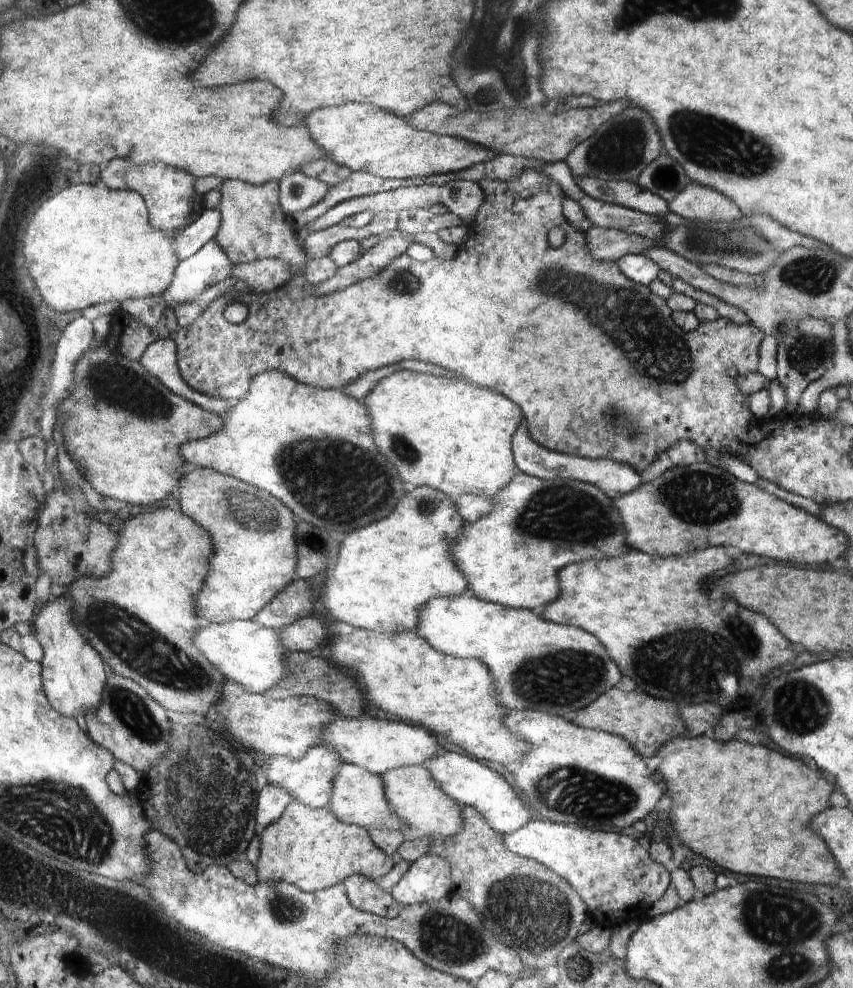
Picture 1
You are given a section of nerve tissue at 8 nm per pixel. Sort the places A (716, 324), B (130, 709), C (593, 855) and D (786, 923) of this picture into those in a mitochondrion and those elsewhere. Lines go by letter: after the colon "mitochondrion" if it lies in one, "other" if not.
A: other
B: mitochondrion
C: other
D: mitochondrion

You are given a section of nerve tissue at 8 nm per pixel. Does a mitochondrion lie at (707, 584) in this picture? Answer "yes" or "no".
no

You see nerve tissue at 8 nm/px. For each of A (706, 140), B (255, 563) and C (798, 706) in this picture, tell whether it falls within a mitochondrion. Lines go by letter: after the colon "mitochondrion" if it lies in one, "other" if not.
A: mitochondrion
B: other
C: mitochondrion

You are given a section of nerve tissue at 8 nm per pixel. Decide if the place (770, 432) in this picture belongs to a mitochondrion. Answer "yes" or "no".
no

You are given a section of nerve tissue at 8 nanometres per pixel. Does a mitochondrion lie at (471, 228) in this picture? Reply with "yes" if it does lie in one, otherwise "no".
no

